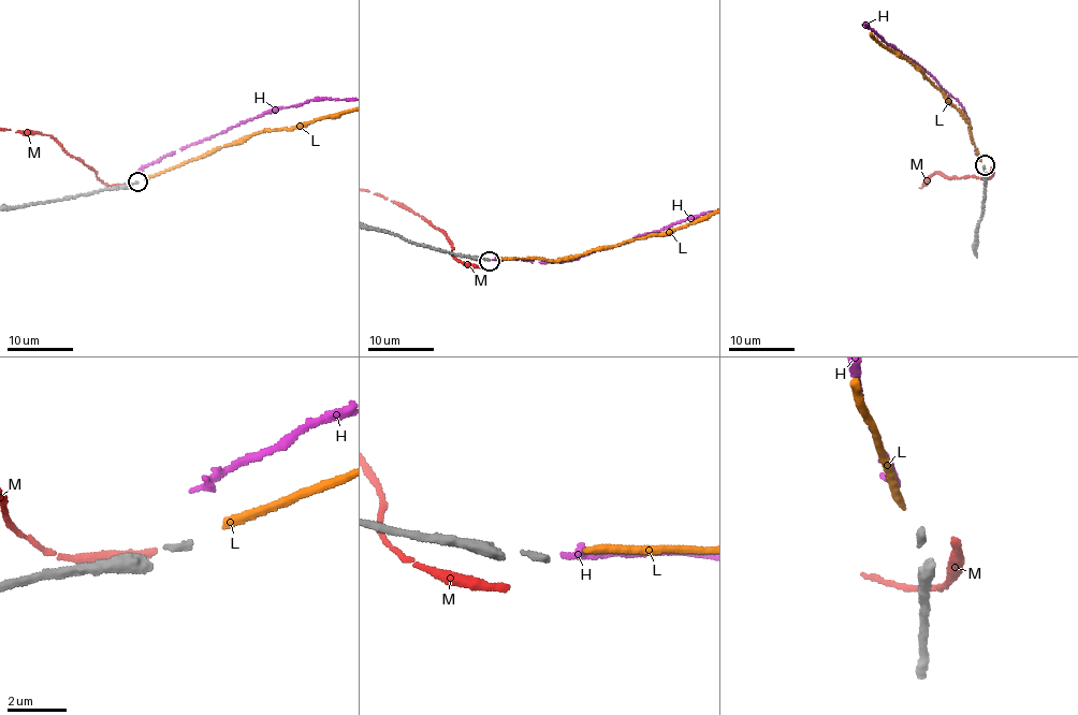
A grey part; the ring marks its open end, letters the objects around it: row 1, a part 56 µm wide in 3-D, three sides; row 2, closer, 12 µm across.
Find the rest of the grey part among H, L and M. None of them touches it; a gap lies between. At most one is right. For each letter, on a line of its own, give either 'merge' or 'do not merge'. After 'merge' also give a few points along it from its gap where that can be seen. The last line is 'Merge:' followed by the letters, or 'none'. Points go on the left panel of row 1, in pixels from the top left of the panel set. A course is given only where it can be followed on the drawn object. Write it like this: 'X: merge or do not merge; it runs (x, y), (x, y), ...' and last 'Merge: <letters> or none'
H: do not merge
L: do not merge
M: do not merge
Merge: none

